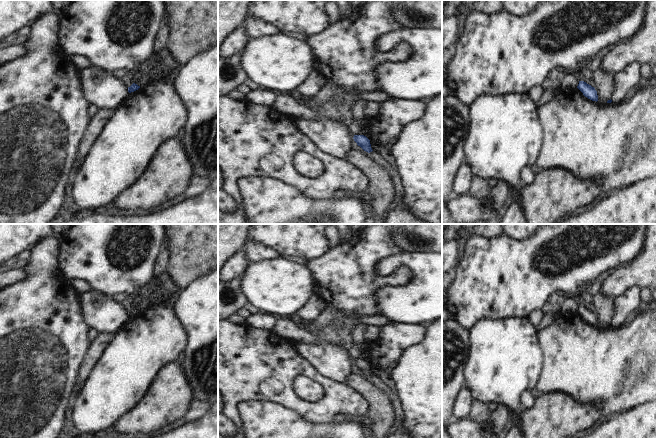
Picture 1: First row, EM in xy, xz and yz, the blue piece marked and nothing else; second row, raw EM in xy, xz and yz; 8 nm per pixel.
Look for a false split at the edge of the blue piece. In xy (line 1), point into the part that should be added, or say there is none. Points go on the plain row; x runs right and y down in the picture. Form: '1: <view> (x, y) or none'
1: none

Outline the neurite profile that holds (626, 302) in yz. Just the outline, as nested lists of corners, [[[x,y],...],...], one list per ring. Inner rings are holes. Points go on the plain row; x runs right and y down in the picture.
[[[631,286],[624,293],[615,297],[615,312],[611,319],[614,327],[623,325],[627,315],[639,304],[641,287]]]

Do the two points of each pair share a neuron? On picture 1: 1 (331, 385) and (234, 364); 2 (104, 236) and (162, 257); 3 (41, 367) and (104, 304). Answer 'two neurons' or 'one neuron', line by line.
1: one neuron
2: two neurons
3: two neurons

